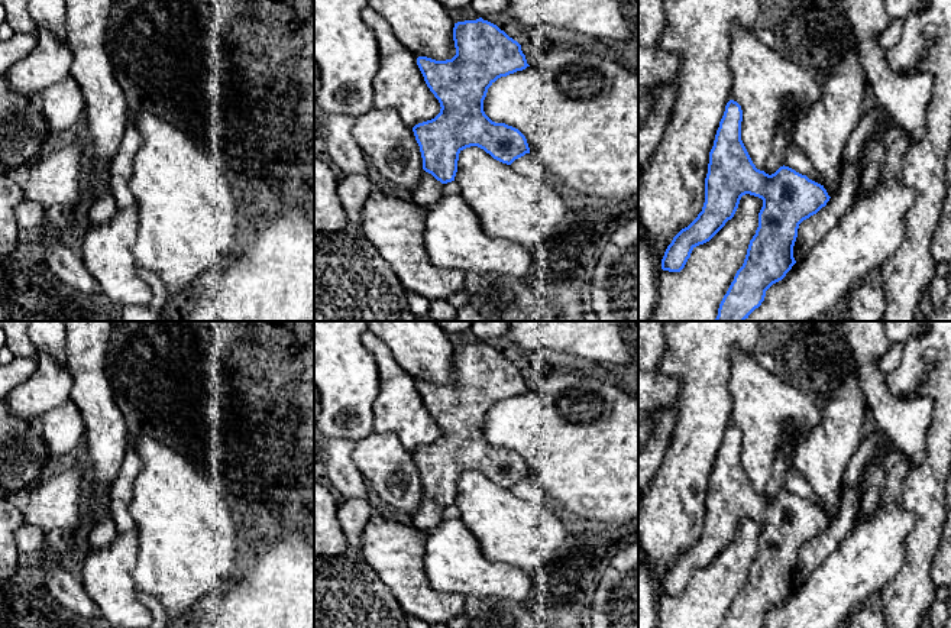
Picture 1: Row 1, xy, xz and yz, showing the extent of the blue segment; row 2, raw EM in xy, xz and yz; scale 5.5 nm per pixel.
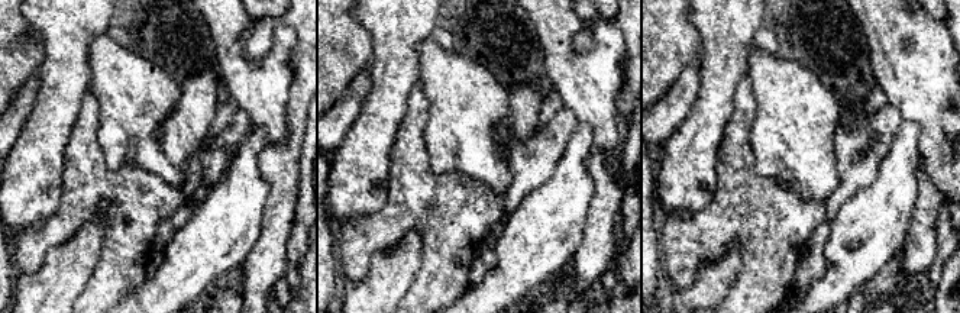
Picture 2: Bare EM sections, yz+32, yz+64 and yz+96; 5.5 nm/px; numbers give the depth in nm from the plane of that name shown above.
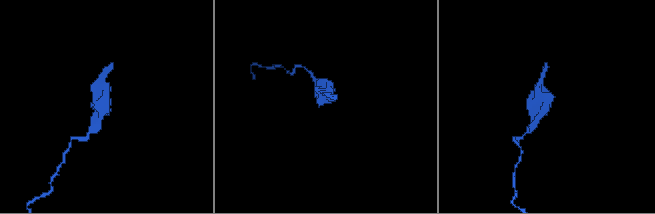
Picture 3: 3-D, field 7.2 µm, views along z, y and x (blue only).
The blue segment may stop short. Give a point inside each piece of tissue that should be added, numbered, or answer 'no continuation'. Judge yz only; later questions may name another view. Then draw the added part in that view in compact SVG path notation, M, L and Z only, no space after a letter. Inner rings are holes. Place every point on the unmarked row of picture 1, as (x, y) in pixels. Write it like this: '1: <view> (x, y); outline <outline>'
no continuation

